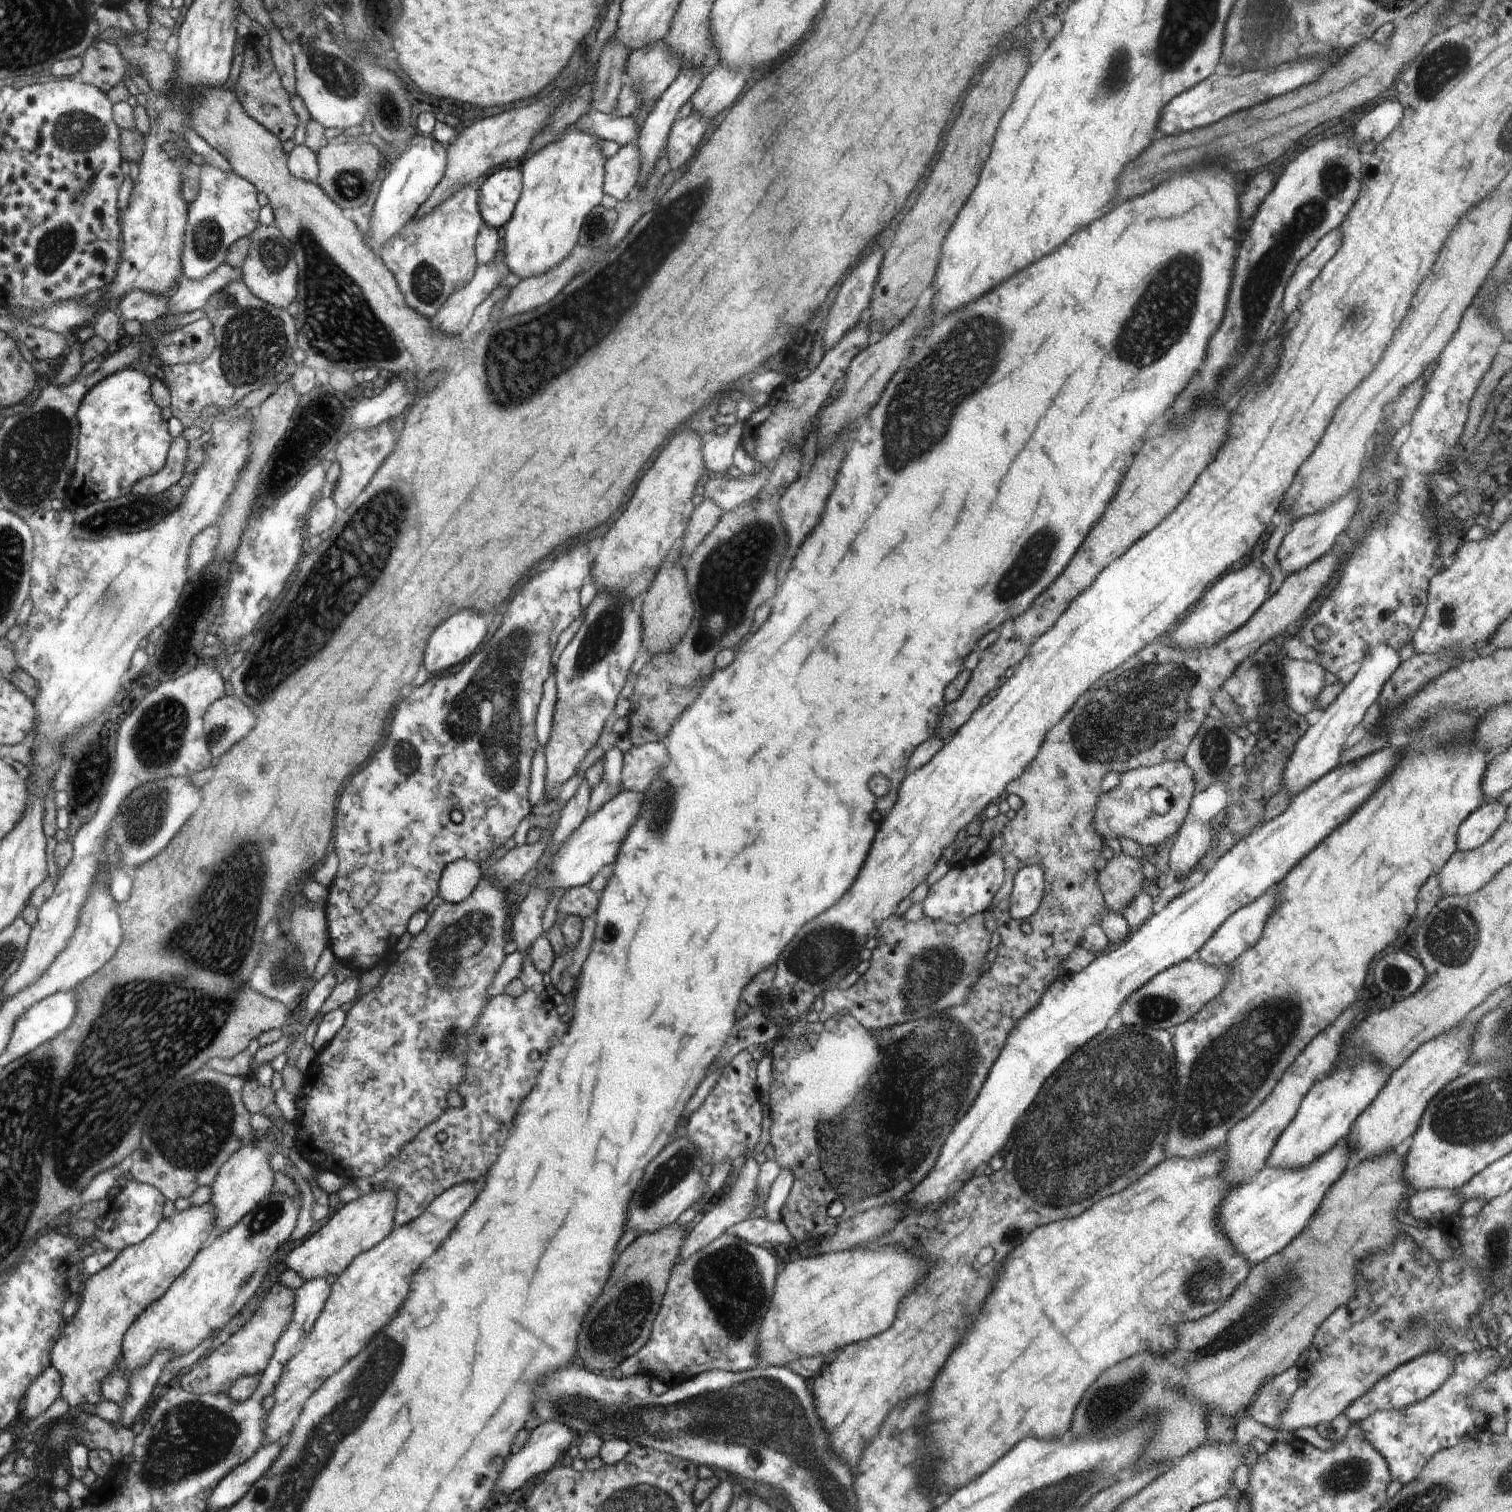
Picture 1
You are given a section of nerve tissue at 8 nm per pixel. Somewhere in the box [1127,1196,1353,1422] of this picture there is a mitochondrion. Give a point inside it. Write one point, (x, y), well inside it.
(1261, 1313)

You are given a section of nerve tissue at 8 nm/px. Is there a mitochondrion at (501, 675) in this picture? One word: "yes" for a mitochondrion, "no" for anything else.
yes

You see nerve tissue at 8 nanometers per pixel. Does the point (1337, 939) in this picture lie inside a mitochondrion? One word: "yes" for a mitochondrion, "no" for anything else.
no

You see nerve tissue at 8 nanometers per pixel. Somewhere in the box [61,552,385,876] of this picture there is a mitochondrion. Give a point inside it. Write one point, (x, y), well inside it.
(159, 735)

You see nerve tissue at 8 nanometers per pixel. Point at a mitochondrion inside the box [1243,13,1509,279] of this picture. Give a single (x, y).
(1443, 66)

